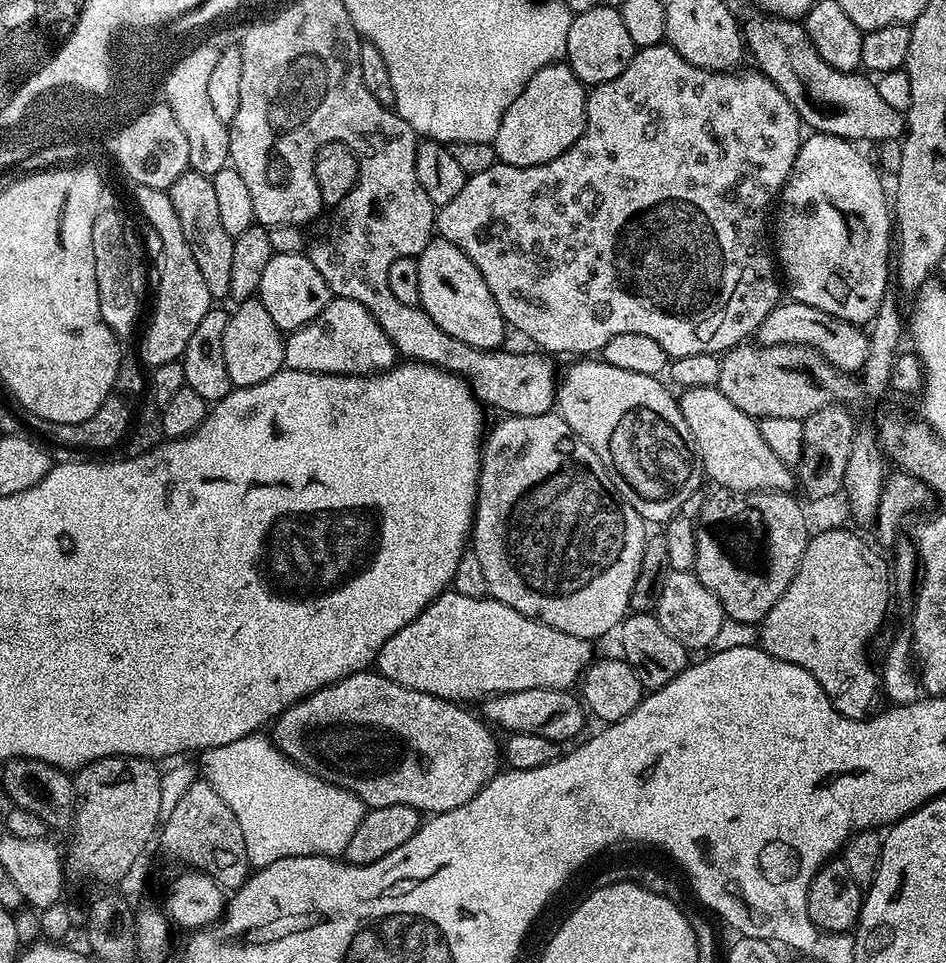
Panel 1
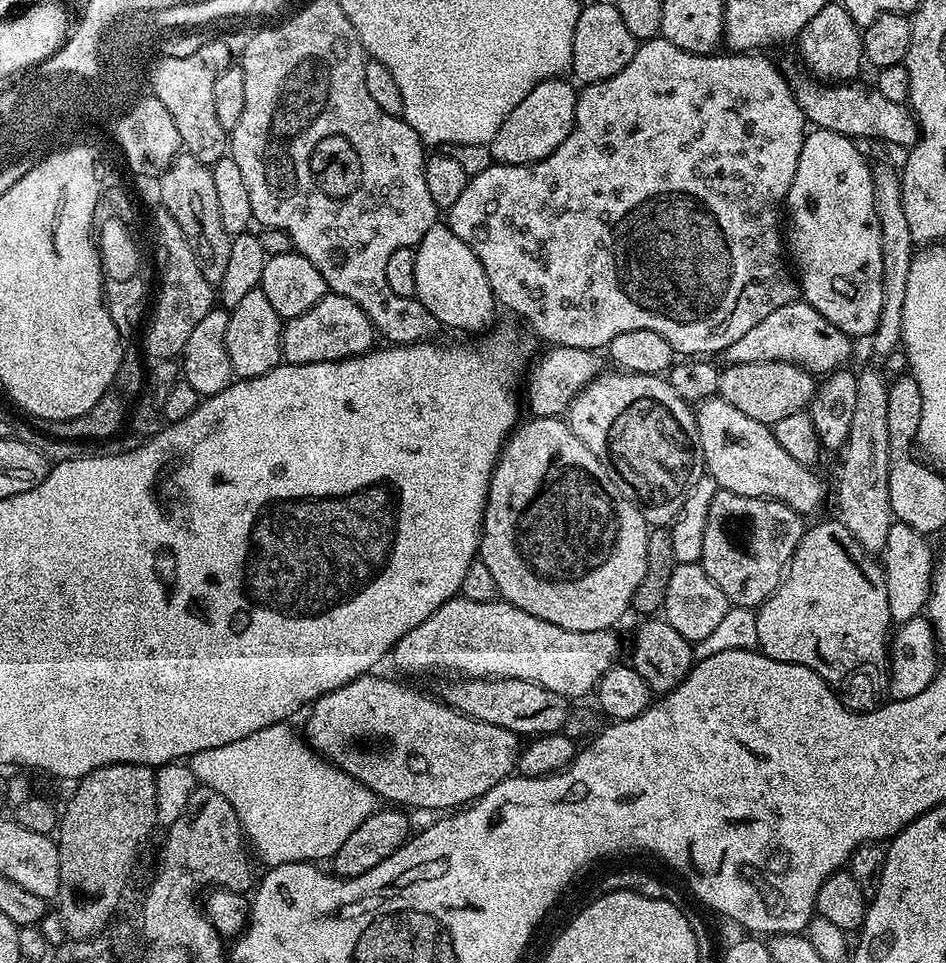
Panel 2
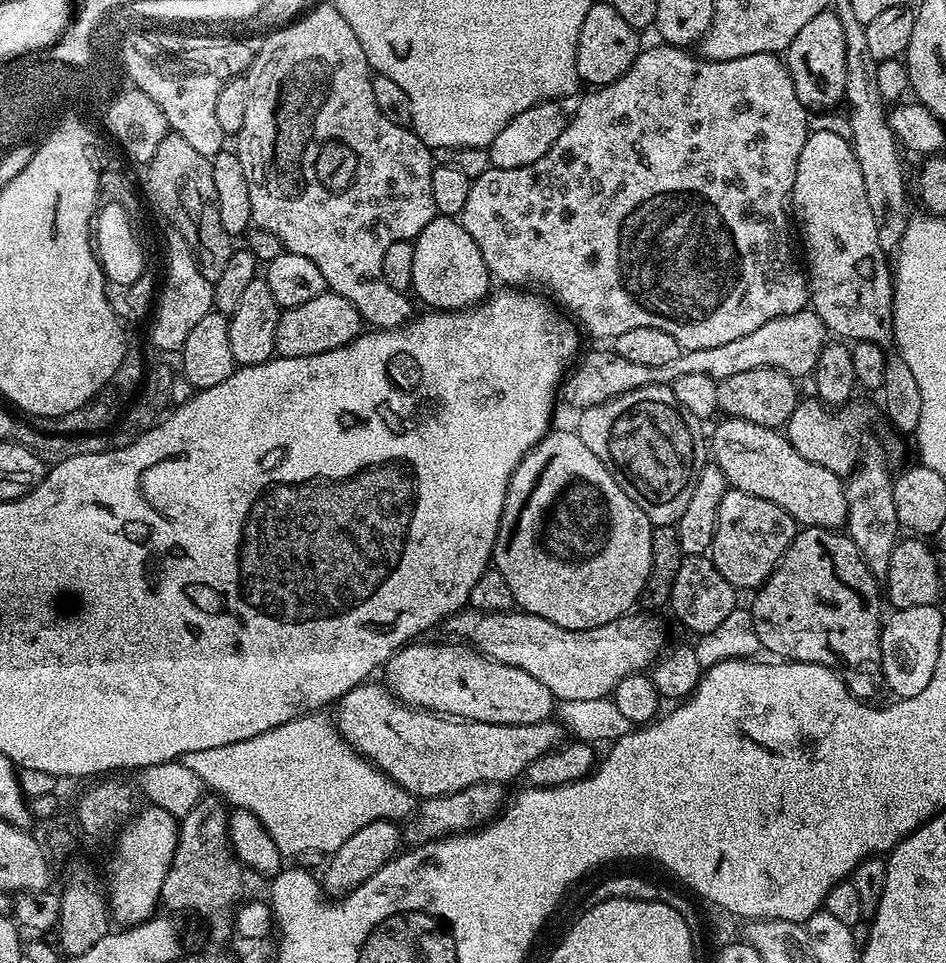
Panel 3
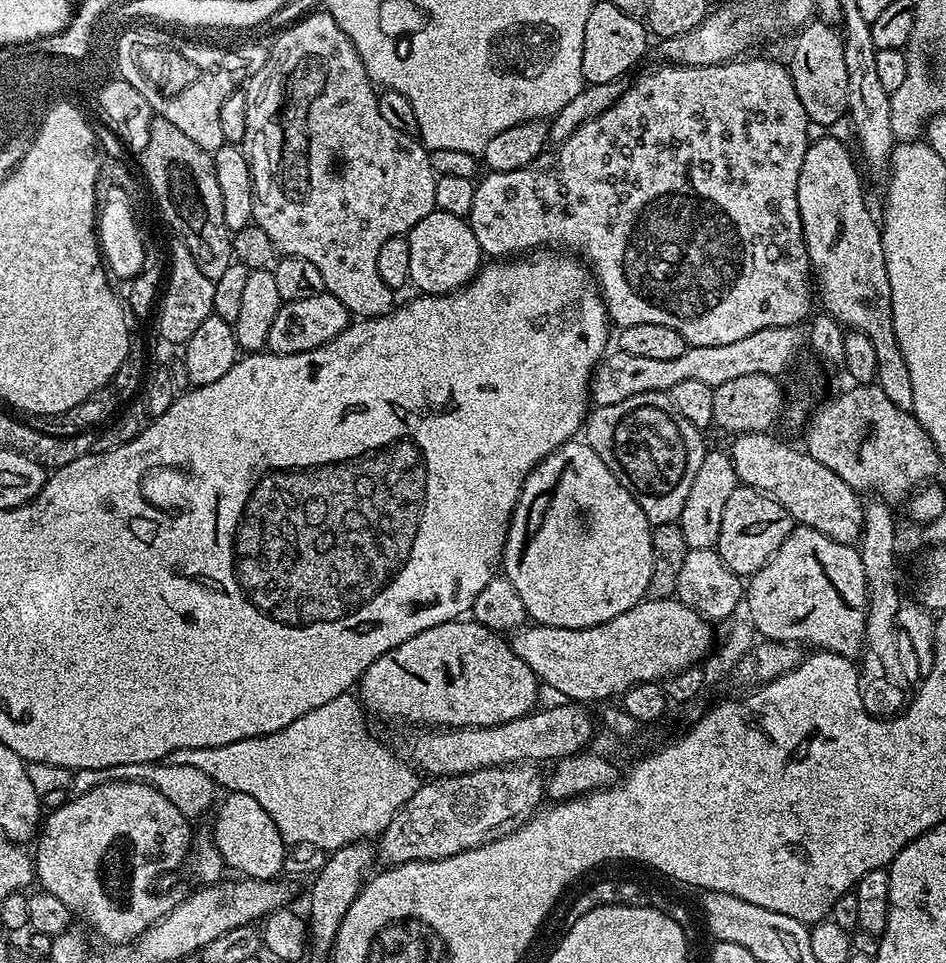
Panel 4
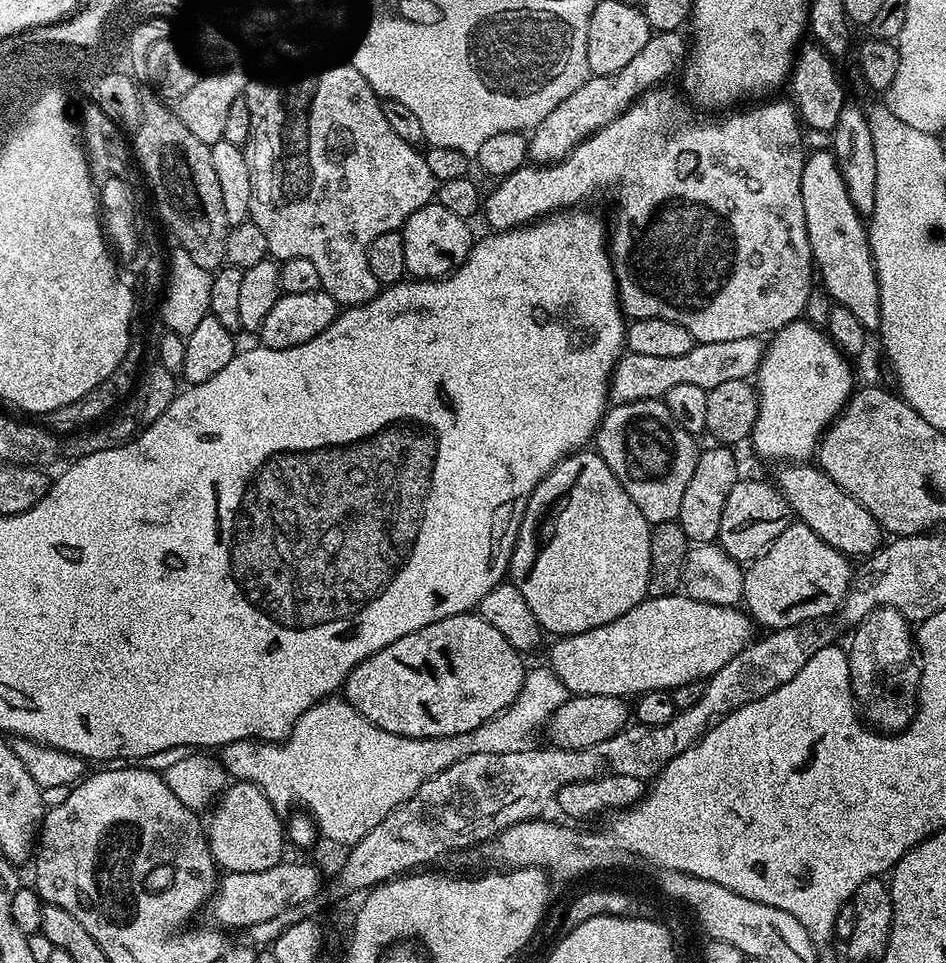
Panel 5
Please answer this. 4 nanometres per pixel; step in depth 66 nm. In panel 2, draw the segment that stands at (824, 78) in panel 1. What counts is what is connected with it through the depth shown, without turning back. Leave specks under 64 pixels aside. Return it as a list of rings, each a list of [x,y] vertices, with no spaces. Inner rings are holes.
[[[799,71],[787,73],[788,84],[809,125],[853,138],[869,136],[888,144],[911,146],[916,143],[918,125],[908,104],[890,102],[890,98],[882,98],[882,94],[871,87],[863,88],[860,82],[817,82],[807,71]]]

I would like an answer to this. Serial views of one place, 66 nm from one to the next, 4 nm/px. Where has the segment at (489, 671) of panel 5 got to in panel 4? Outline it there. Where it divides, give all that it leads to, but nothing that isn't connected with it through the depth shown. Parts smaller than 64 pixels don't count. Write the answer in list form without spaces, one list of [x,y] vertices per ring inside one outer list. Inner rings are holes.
[[[471,618],[447,620],[438,626],[430,626],[430,630],[422,630],[422,634],[414,634],[414,638],[406,638],[406,642],[394,646],[394,650],[382,654],[382,658],[370,662],[368,669],[360,676],[358,681],[358,689],[359,688],[359,703],[363,705],[367,711],[369,708],[374,715],[385,716],[388,720],[405,720],[408,724],[425,724],[423,727],[428,730],[447,730],[449,728],[489,728],[490,726],[498,726],[499,724],[505,724],[511,720],[517,720],[520,716],[527,716],[528,713],[533,711],[538,704],[538,681],[534,674],[534,670],[530,670],[530,666],[526,666],[526,662],[522,662],[522,658],[518,658],[518,654],[514,654],[511,645],[501,635],[498,635],[486,626],[482,626],[476,620]]]

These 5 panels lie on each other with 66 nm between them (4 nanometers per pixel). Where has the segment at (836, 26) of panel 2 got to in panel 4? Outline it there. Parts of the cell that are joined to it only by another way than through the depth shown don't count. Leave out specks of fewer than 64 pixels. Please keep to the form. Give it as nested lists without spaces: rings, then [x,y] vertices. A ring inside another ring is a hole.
[[[819,18],[804,24],[799,29],[800,37],[792,48],[792,61],[787,61],[788,73],[792,75],[794,90],[798,90],[798,102],[806,110],[809,121],[816,124],[836,124],[848,114],[848,91],[846,58],[842,54],[843,38],[831,23]]]

